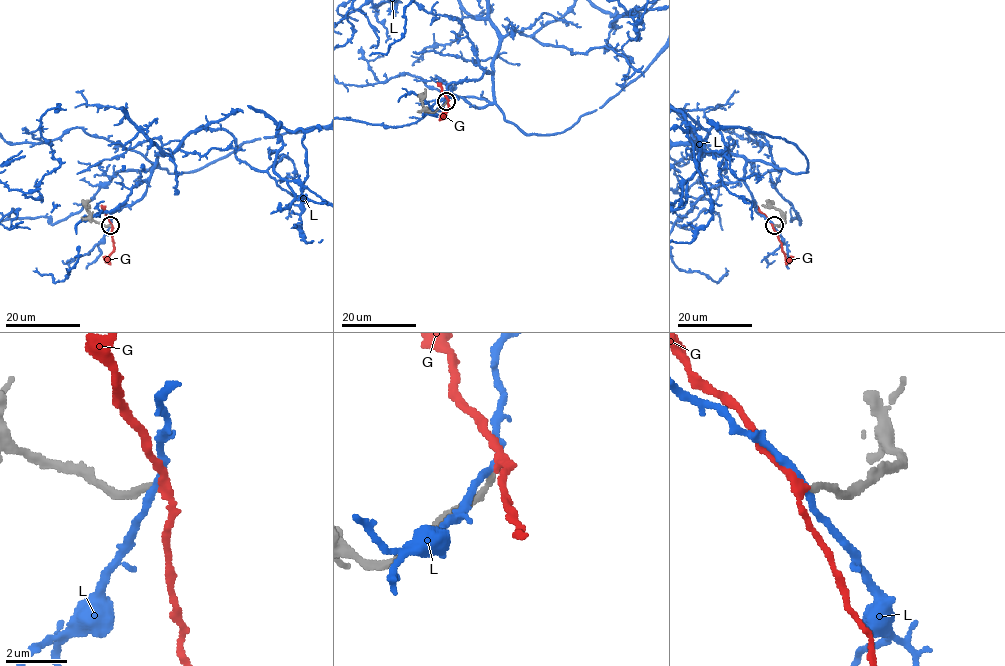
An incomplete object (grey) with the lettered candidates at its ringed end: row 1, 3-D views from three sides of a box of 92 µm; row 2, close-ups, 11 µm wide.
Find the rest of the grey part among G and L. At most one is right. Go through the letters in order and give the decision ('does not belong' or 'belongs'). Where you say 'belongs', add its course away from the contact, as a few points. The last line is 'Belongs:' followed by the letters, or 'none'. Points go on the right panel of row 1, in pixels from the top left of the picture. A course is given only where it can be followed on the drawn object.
G: belongs; it runs (774, 225), (786, 258), (793, 256)
L: does not belong
Belongs: G

